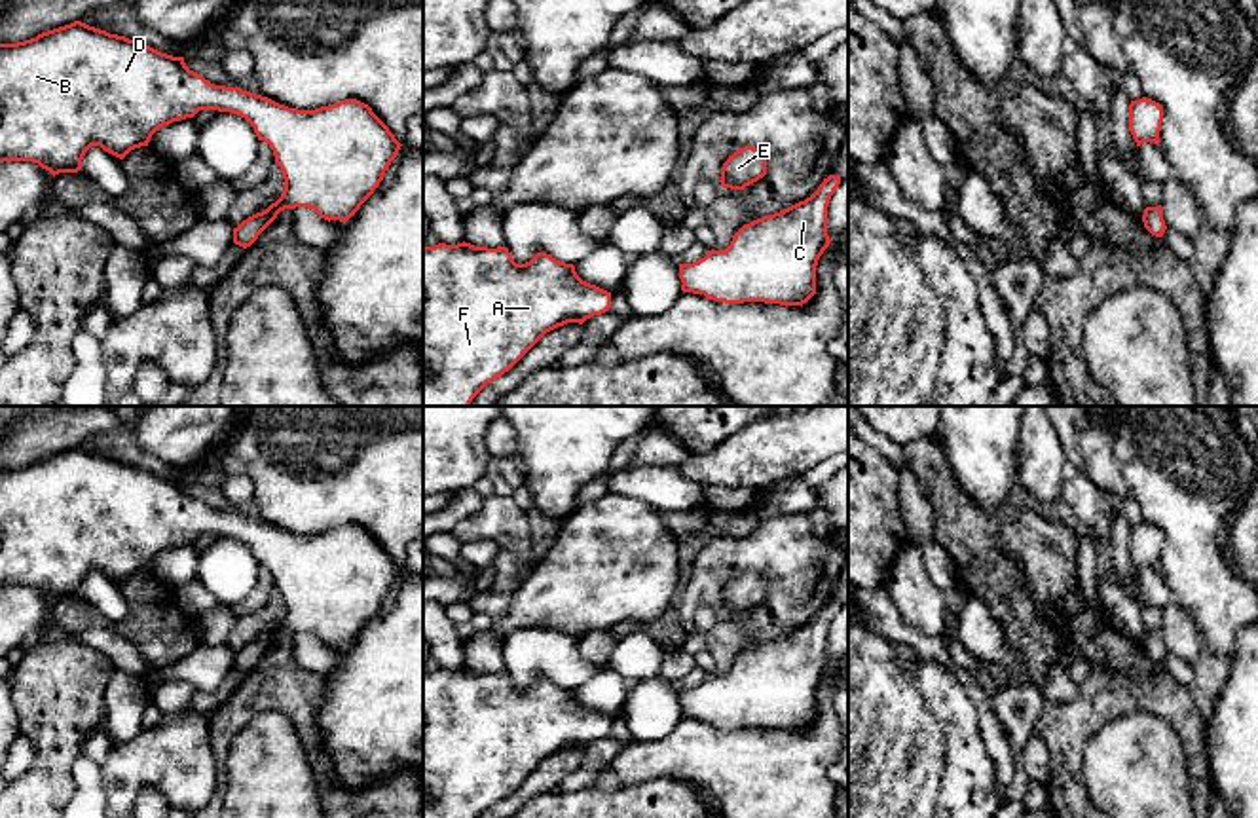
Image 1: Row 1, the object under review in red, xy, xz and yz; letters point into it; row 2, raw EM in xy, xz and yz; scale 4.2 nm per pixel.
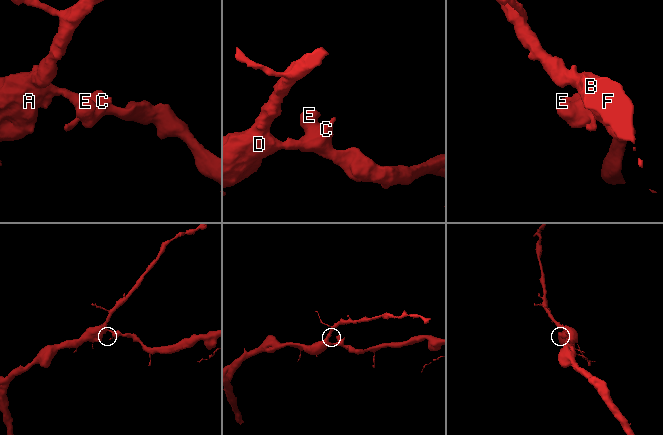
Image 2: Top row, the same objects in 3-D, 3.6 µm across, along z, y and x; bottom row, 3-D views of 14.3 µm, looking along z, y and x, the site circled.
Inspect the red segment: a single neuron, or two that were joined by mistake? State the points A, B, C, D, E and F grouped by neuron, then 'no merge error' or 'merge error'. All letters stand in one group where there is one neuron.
A B C D E F; no merge error

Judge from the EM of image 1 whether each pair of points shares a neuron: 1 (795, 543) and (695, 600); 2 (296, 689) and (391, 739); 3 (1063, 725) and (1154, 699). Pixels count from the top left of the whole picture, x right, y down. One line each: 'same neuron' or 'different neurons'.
1: same neuron
2: different neurons
3: same neuron

